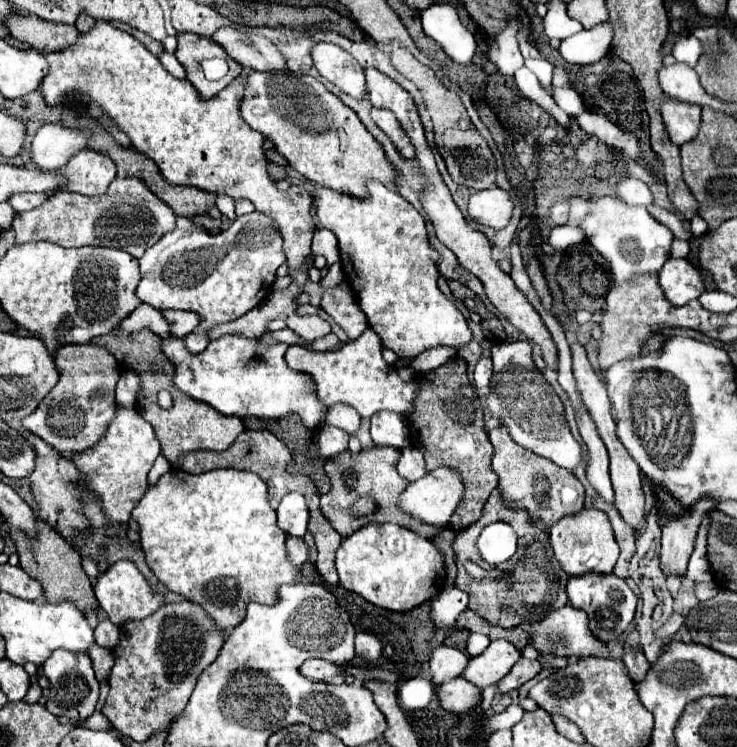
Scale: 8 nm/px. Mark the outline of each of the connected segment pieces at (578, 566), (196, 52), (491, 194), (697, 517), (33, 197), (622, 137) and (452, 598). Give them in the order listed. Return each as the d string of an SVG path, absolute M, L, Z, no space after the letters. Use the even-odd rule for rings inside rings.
M583 508L577 514L569 514L551 526L549 536L551 546L555 550L555 558L561 562L563 570L569 576L581 576L587 572L599 574L613 572L613 566L619 556L619 544L613 536L613 528L605 512L597 508Z
M177 34L177 50L175 50L175 58L179 60L179 64L185 68L187 72L187 80L197 88L197 92L203 98L211 98L213 94L221 92L227 84L231 84L243 70L241 64L237 64L233 58L229 58L225 54L225 50L213 42L211 38L201 38L197 34ZM207 58L225 58L229 62L229 72L221 78L221 80L207 80L203 76L203 68L201 62Z
M501 188L471 192L469 216L489 228L505 228L513 216L511 194Z
M699 500L689 514L683 518L671 520L663 528L663 540L661 540L661 566L667 576L679 576L683 578L687 572L687 562L693 552L695 536L699 530L699 524L703 516L713 510L713 500Z
M23 192L23 194L11 194L11 198L7 202L15 208L15 212L23 212L23 210L31 210L31 208L41 206L45 200L47 200L47 194L27 194L27 192Z
M585 112L585 114L577 116L575 120L577 120L577 124L579 124L585 132L595 134L601 142L623 150L623 152L625 152L627 156L631 156L631 158L637 158L641 144L639 144L639 140L637 140L635 134L625 132L623 128L619 128L617 124L613 124L613 122L607 120L605 116L591 114L591 112Z
M457 588L441 590L431 600L435 628L449 628L449 626L453 626L457 616L467 608L467 604L469 604L469 594L457 590Z

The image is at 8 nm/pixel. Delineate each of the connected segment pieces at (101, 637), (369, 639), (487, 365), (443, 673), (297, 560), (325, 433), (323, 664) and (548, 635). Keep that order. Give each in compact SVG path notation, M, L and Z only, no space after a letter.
M101 618L99 626L95 628L95 642L99 646L113 650L113 646L117 646L117 642L119 642L119 628L113 622L109 622L107 618Z
M357 632L355 648L357 648L357 654L365 660L377 660L381 656L381 642L369 632Z
M483 356L483 358L477 362L477 366L475 366L475 376L473 376L475 386L477 386L477 388L485 388L485 386L489 386L491 374L493 374L491 358L489 358L489 356Z
M439 646L431 654L433 682L438 685L441 684L441 680L449 682L451 678L461 676L463 670L465 670L465 666L469 664L469 660L471 660L471 656L465 654L465 652L459 652L459 650L447 648L447 646Z
M287 538L287 554L295 566L303 566L307 560L307 546L303 538Z
M325 425L318 437L319 455L328 460L348 449L350 435L340 428Z
M307 660L301 666L301 674L313 680L321 680L321 682L329 682L333 676L341 674L341 666L331 664L327 660Z
M571 604L549 612L543 620L539 622L531 622L531 646L535 648L539 654L549 653L558 657L587 658L587 656L601 656L601 658L611 658L609 648L605 642L597 642L597 638L593 638L589 626L587 626L587 614L573 608Z

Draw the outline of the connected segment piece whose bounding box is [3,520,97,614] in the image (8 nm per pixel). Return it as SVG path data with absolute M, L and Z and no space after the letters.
M37 520L37 524L39 524L39 534L29 540L27 534L15 532L13 528L9 528L3 522L3 528L11 534L11 540L17 546L21 568L25 572L29 572L31 578L35 578L43 586L43 596L45 596L47 602L71 600L79 610L83 610L83 614L87 614L91 610L97 610L97 600L95 600L95 594L93 594L93 586L91 586L91 580L87 578L87 574L81 568L81 556L77 554L77 550L69 542L65 542L65 538L61 538L43 520Z

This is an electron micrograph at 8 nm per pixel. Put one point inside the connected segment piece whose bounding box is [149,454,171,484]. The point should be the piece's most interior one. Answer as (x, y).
(161, 465)

